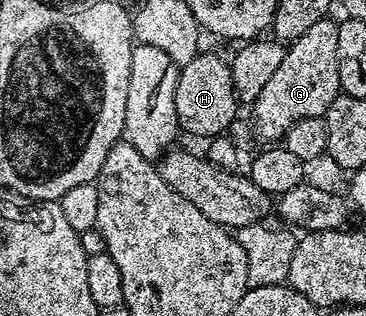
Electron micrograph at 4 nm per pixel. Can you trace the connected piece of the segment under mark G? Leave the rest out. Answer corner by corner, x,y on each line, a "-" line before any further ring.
327,18
315,22
305,34
300,34
286,49
284,62
272,74
271,80
260,90
252,105
254,111
253,135
262,142
278,142
300,118
325,117
328,106
342,92
340,66
336,58
338,24

